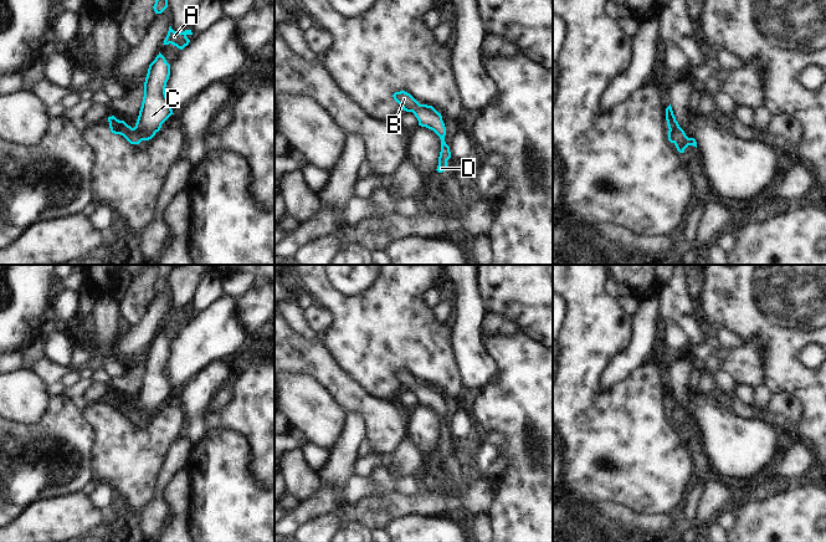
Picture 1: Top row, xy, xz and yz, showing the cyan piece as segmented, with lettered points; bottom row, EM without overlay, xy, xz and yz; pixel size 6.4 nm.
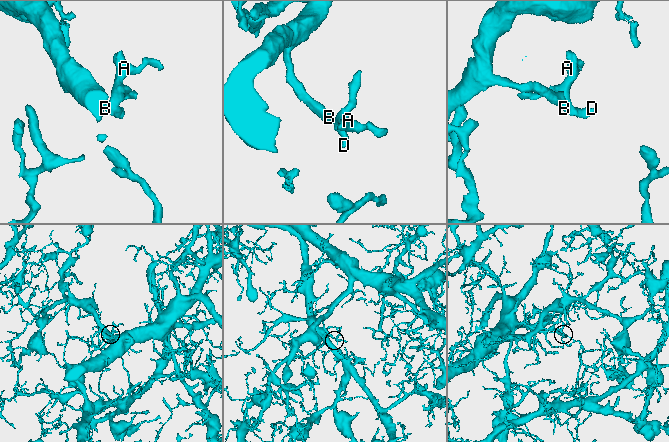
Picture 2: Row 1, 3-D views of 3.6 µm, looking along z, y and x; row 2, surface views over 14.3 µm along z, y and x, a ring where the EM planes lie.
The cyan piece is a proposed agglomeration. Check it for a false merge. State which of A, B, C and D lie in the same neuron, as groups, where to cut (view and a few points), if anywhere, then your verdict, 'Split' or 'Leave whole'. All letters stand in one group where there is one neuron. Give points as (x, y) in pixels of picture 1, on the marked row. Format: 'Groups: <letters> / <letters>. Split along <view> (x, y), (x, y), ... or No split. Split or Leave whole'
Groups: A B C D. No split. Leave whole

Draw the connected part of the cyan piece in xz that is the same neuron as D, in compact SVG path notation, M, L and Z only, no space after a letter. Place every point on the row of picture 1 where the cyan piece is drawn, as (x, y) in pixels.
M405 91L395 92L393 94L404 111L412 112L419 121L419 126L433 131L441 139L441 152L438 157L437 172L447 170L447 160L451 158L450 147L445 142L446 127L438 113L432 106L420 104L410 93Z

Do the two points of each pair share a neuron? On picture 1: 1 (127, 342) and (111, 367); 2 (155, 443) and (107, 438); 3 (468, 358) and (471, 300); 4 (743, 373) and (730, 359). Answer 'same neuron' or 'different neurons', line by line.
1: different neurons
2: same neuron
3: same neuron
4: same neuron

